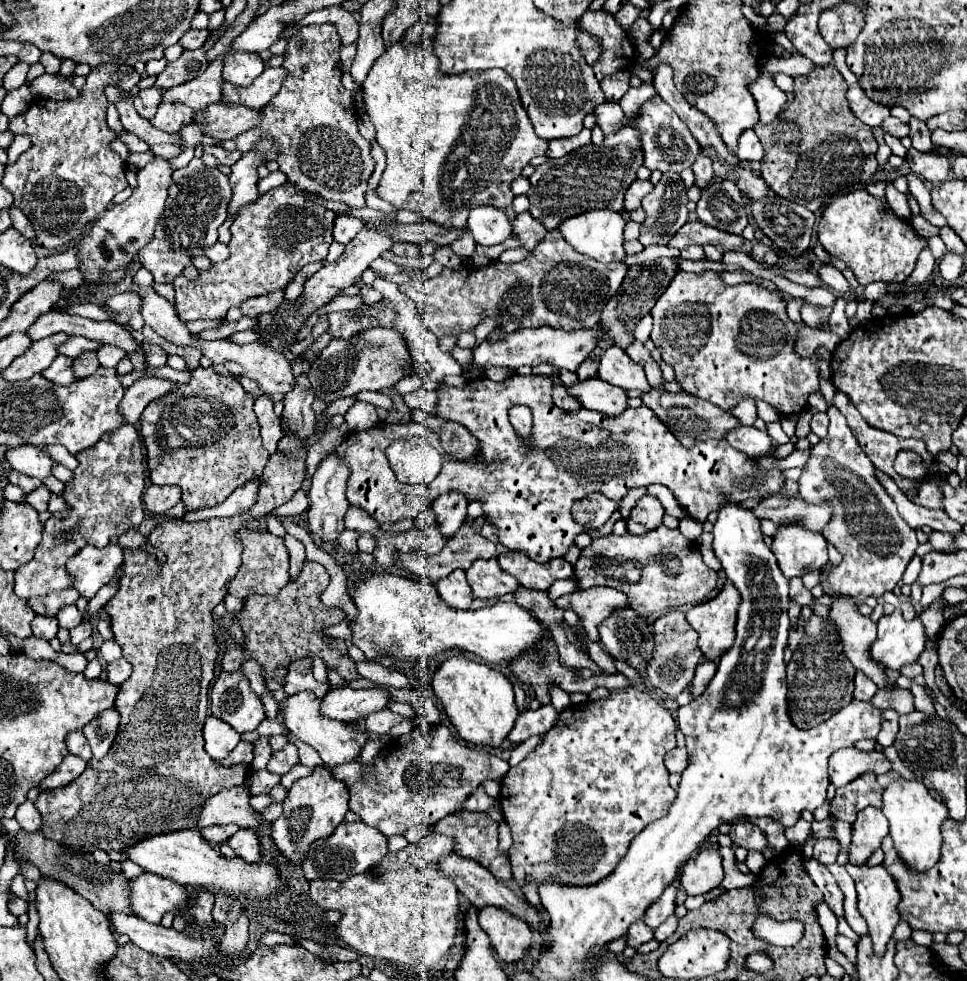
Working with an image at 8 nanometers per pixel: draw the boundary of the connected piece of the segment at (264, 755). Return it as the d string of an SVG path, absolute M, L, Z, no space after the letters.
M259 737L253 743L253 769L265 769L269 757L271 757L271 747L269 747L269 737Z

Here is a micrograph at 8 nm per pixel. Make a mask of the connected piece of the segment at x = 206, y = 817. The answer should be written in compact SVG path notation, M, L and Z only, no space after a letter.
M243 785L229 787L209 797L209 803L201 809L201 819L197 819L199 827L211 825L229 825L235 823L239 827L257 827L263 819L249 805L249 793Z

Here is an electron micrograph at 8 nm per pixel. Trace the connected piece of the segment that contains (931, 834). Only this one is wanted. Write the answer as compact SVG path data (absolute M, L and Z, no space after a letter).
M899 779L883 793L883 813L889 819L889 835L905 867L915 873L929 871L941 857L941 825L947 819L947 807L941 801L935 801L923 783Z

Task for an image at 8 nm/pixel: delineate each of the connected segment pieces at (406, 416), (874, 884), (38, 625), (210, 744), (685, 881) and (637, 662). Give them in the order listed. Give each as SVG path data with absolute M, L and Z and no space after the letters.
M392 387L381 390L381 393L388 395L393 401L393 409L389 411L386 422L408 423L411 421L411 410L407 407L403 399L393 390Z
M845 865L849 875L855 879L855 887L857 887L857 909L861 913L861 917L867 921L867 929L869 929L869 937L873 941L873 953L881 955L885 953L885 947L895 931L895 925L899 923L899 913L897 913L897 905L901 901L901 895L897 891L897 885L893 881L893 877L889 875L889 871L883 865L877 867L849 867Z
M35 617L33 619L33 635L37 639L47 639L51 641L57 635L57 619L55 617Z
M207 717L205 727L203 727L203 739L205 739L205 751L213 757L213 759L223 759L227 757L237 743L241 741L239 733L233 731L233 727L229 727L227 723L223 723L217 717Z
M703 849L693 855L679 873L679 889L687 895L705 895L723 881L723 865L717 849Z
M631 607L613 611L597 629L605 651L613 659L625 661L633 669L641 669L649 663L655 647L653 631Z

